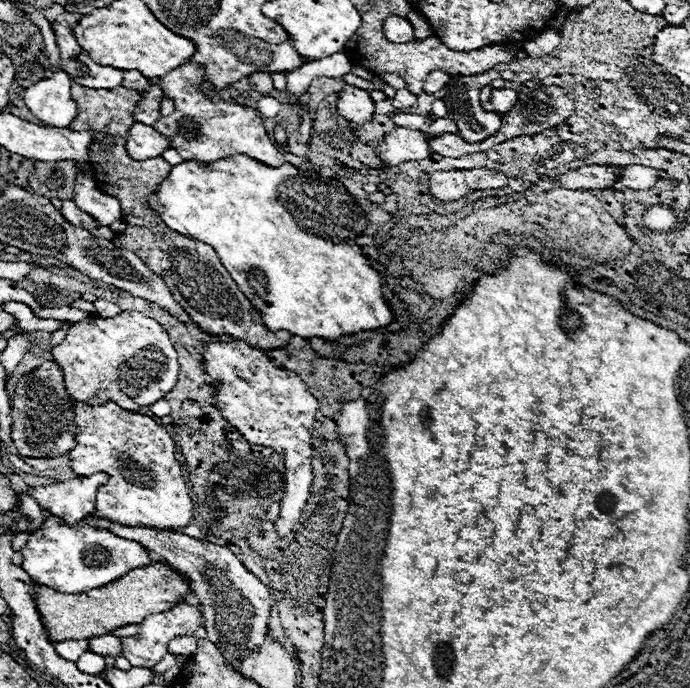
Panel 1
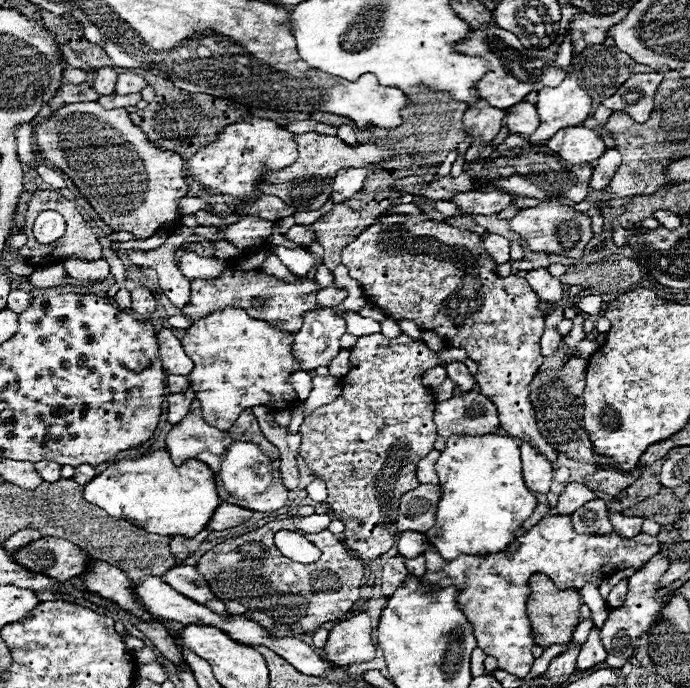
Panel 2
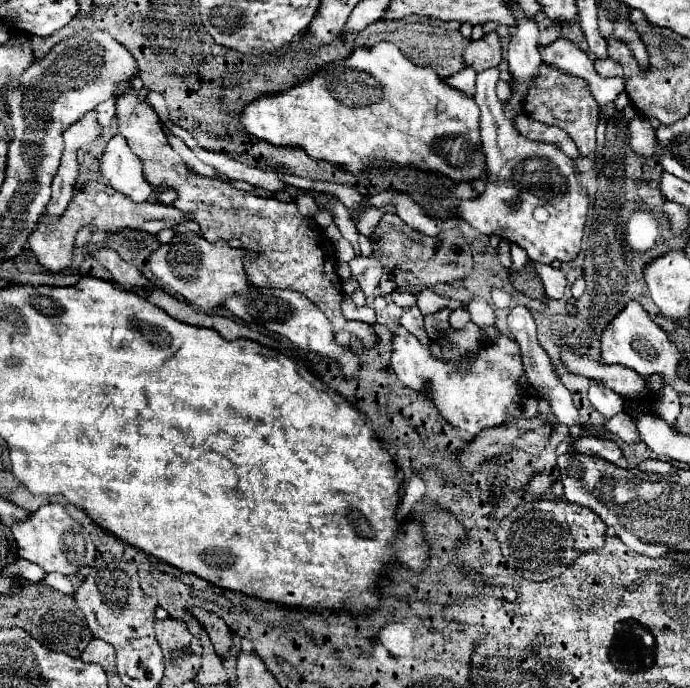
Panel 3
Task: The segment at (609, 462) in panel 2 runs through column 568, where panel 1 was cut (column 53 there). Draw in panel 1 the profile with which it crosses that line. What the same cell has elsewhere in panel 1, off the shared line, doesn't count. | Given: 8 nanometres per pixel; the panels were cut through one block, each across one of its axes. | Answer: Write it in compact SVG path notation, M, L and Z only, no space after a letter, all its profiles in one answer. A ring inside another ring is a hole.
M44 360L34 376L24 376L12 400L12 440L20 456L58 458L74 448L74 412L64 386L64 372L54 360Z

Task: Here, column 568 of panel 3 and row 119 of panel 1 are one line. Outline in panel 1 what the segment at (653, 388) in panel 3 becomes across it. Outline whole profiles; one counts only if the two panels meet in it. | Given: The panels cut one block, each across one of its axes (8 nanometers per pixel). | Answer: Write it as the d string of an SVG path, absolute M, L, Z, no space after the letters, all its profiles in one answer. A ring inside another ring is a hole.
M346 84L346 88L338 94L338 112L350 122L366 124L372 120L374 100L370 98L368 92Z

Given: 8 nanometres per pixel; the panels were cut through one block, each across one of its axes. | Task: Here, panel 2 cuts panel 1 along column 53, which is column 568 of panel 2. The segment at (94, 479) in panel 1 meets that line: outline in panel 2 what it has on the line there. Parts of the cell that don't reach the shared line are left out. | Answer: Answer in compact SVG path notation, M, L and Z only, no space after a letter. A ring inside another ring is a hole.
M570 482L564 492L558 496L558 506L550 510L550 514L572 514L574 510L578 510L580 506L584 506L588 500L594 498L594 492L588 490L584 484L578 482Z

